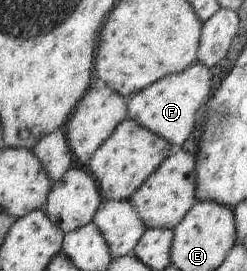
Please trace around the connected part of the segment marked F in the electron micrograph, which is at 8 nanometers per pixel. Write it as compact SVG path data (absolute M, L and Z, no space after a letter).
M196 62L185 71L165 76L144 90L125 97L127 118L161 136L178 149L190 138L198 112L212 93L212 73L207 66Z

